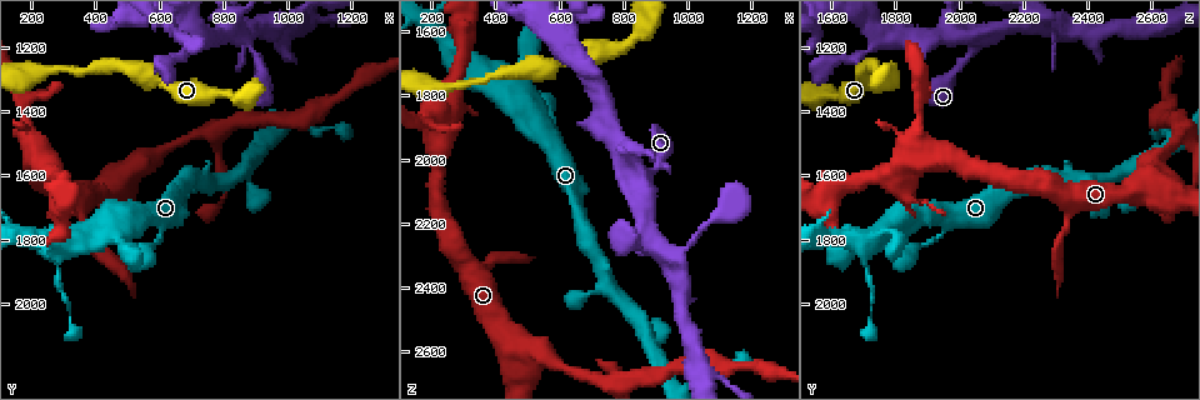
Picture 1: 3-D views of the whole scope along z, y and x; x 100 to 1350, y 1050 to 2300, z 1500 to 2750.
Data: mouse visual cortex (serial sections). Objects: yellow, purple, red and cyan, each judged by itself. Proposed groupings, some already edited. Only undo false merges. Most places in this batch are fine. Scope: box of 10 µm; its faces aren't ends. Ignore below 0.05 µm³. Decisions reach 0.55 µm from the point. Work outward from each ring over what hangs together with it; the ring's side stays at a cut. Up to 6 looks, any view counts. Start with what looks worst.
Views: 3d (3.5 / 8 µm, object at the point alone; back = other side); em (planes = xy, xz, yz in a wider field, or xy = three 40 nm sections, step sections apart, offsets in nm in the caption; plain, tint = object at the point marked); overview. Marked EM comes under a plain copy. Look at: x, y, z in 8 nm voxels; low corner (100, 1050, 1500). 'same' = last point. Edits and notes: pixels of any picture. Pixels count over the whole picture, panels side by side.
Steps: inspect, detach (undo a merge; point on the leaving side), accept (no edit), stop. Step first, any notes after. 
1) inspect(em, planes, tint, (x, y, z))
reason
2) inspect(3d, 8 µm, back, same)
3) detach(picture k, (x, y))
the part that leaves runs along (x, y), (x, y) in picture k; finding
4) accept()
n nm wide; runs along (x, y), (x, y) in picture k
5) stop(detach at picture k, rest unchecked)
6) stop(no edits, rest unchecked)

inspect(3d, 3.5 µm, (200, 1790, 1590))
sharp bend

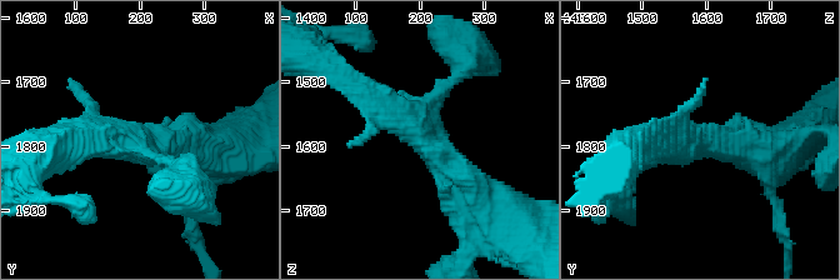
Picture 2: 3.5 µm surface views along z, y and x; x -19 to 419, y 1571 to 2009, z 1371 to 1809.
inspect(em, xy, step 2, tint, (200, 1790, 1580))
4 arms; arms of 150, 150, 400, 500 nm

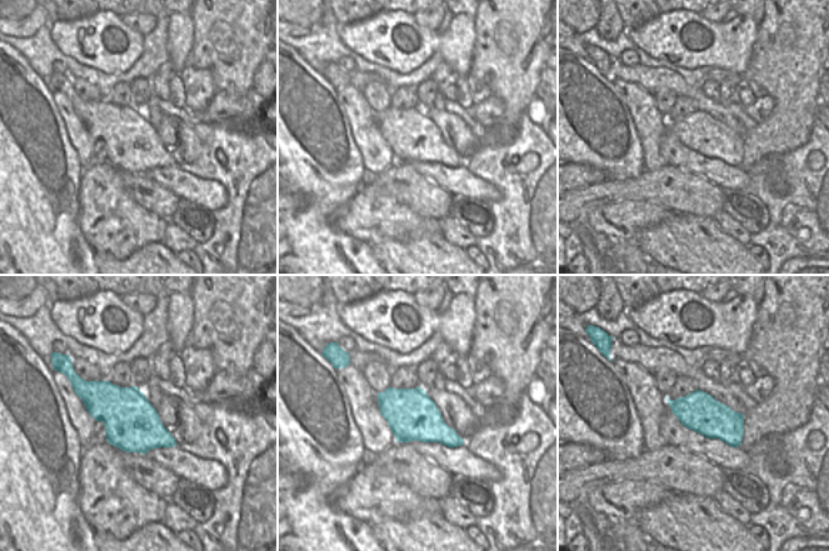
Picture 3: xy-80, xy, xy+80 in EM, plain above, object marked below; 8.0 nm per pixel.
accept()
runs along (473, 195), (423, 138), (358, 84) in picture 2; continuous, no second cell

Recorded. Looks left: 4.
inspect(3d, 3.5 µm, (860, 1160, 2080))
three-way junction

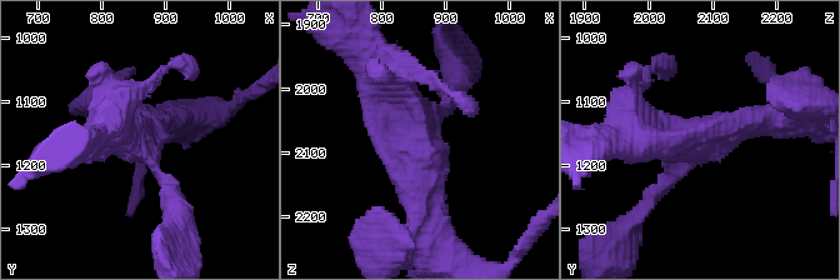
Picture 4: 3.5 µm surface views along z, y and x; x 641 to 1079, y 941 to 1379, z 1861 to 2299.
inspect(em, xy, step 5, tint, (860, 1160, 2080))
need the tissue

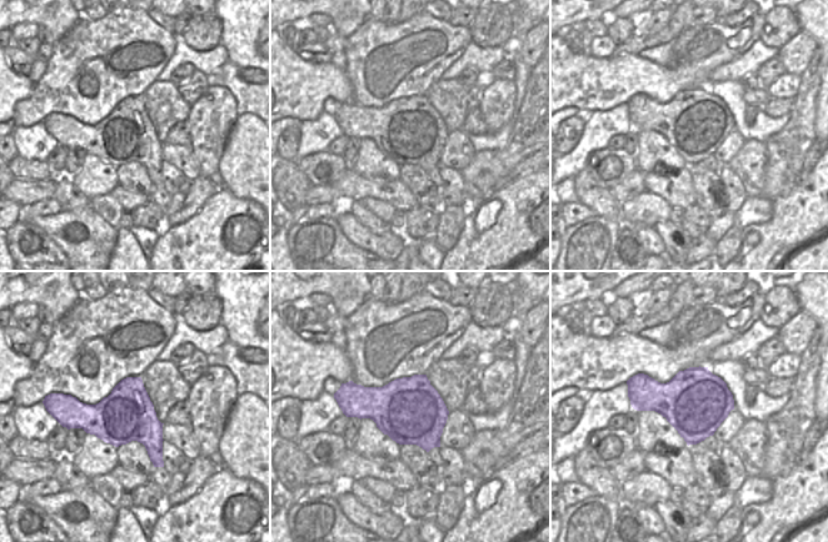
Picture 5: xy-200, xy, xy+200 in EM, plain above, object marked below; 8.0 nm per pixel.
accept()
550 nm wide; runs along (653, 194), (685, 144), (781, 121) in picture 4; one cell here

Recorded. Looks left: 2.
inspect(3d, 3.5 µm, (690, 1180, 1750))
thick turns thin

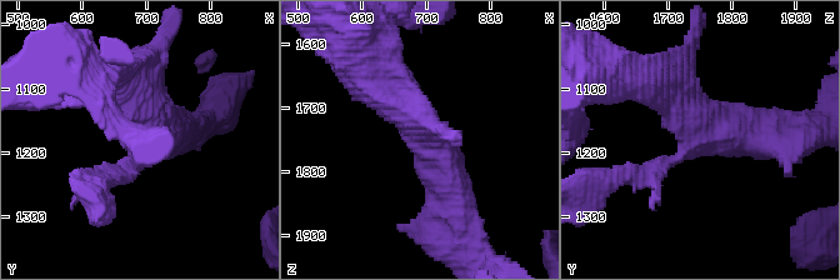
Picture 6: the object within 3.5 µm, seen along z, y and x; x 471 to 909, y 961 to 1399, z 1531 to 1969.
inspect(em, xy, step 3, tint, same)
4 arms; arms of 200, 300, 400, 450 nm

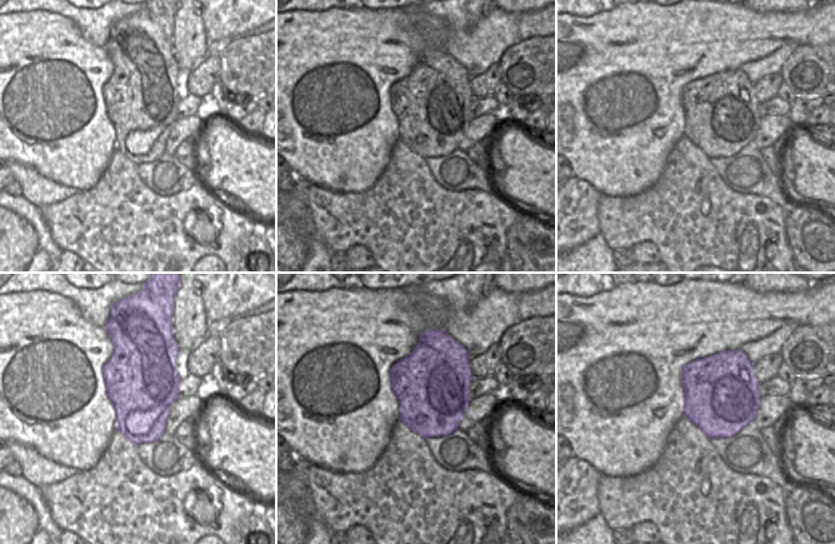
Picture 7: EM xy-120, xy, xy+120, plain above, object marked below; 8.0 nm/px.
accept()
runs along (459, 221), (435, 150), (389, 100) in picture 6; continuous, no second cell

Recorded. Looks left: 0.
stop(no edits, rest unchecked)

